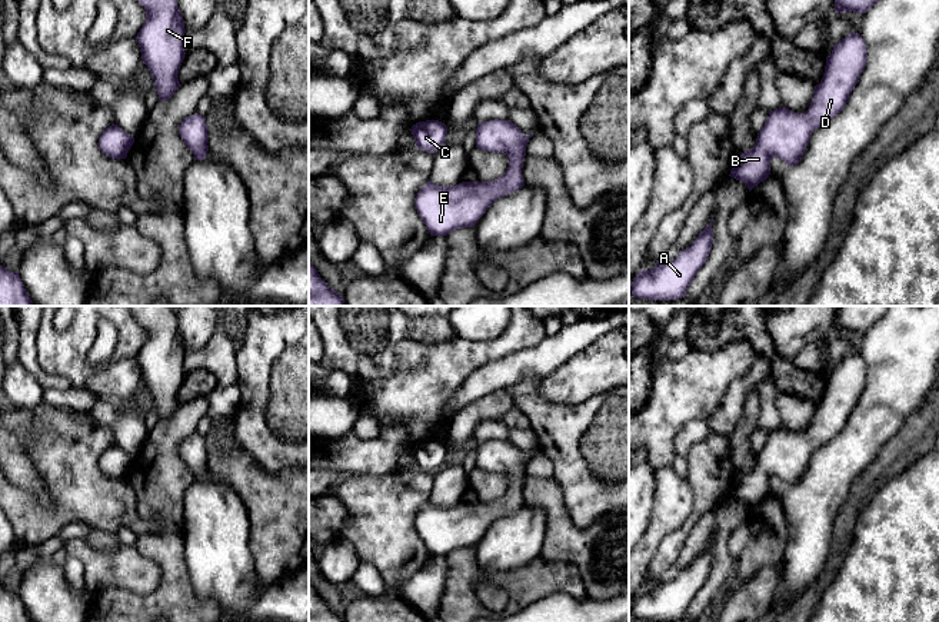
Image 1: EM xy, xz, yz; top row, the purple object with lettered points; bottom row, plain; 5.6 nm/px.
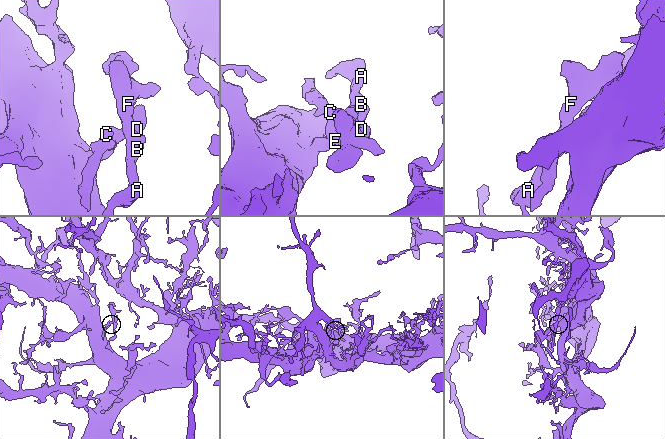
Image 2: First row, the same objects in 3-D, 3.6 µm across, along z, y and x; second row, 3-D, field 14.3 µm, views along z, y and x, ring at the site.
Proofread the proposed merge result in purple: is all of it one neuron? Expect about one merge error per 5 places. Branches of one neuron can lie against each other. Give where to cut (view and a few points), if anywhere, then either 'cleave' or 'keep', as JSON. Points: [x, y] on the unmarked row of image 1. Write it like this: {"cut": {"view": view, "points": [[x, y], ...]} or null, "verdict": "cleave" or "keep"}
{"cut": null, "verdict": "keep"}

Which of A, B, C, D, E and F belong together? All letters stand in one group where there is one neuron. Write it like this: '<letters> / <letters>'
A B C D E F

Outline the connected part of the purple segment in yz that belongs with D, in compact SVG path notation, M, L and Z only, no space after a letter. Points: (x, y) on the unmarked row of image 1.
M849 353L826 377L825 393L815 406L809 429L799 435L786 428L772 430L757 453L756 465L739 475L730 498L743 502L749 512L770 495L770 480L779 478L788 486L802 480L815 449L845 429L866 386L868 370L860 353Z

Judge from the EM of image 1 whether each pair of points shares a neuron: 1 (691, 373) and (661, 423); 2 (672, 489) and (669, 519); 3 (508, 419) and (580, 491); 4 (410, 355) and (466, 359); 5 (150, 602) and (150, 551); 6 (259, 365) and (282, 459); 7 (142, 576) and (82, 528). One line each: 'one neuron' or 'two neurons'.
1: one neuron
2: one neuron
3: two neurons
4: one neuron
5: one neuron
6: one neuron
7: two neurons

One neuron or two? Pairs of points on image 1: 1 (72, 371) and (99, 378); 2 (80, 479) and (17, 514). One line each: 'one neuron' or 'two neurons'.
1: two neurons
2: one neuron

